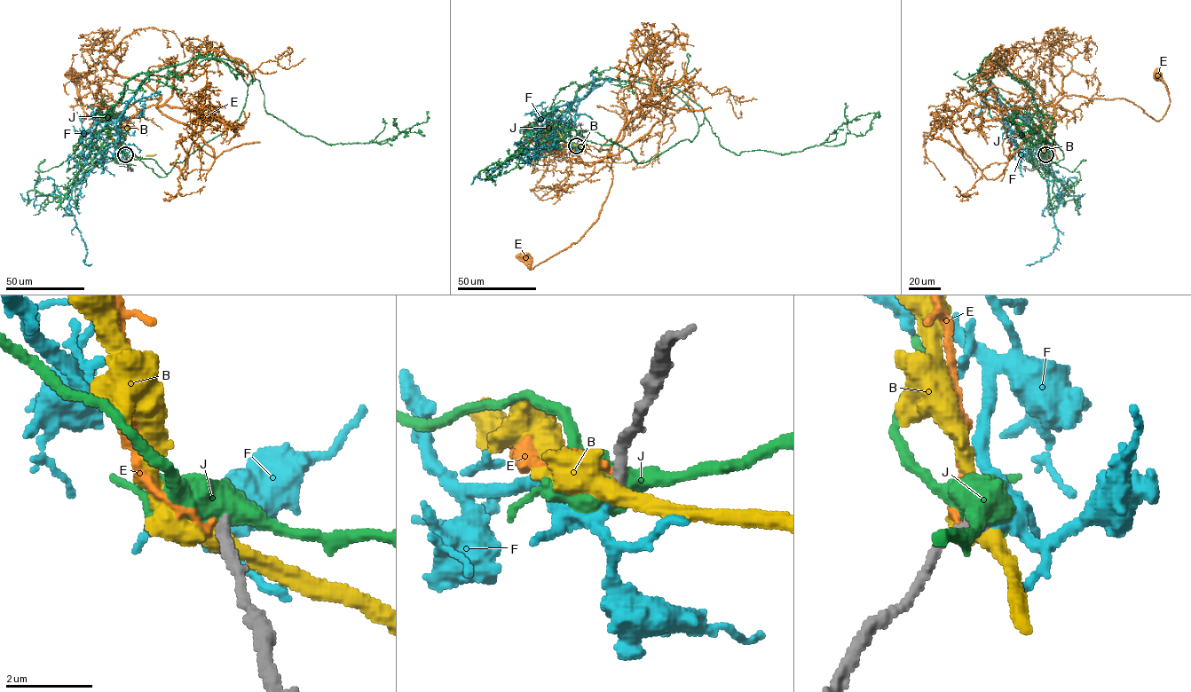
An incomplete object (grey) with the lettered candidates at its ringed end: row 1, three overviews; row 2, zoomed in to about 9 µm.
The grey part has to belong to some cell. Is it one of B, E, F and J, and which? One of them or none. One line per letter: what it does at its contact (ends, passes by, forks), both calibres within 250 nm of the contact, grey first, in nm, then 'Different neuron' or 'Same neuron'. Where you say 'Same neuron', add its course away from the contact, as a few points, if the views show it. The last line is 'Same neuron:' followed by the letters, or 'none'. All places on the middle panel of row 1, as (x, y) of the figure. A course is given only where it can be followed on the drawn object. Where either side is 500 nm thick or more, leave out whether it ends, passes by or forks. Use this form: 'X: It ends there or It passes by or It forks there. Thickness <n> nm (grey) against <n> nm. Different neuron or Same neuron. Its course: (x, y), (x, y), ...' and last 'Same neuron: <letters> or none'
B: It passes by. Thickness 320 nm (grey) against 440 nm. Different neuron
E: It ends there. Thickness 320 nm (grey) against 170 nm. Different neuron
F: It passes by. Thickness 280 nm (grey) against 200 nm. Same neuron. Its course: (577, 145), (570, 144), (568, 134), (548, 148), (518, 151), (537, 155), (535, 136), (541, 125)
J: Thickness 300 nm (grey) against 650 nm. Different neuron
Same neuron: F

